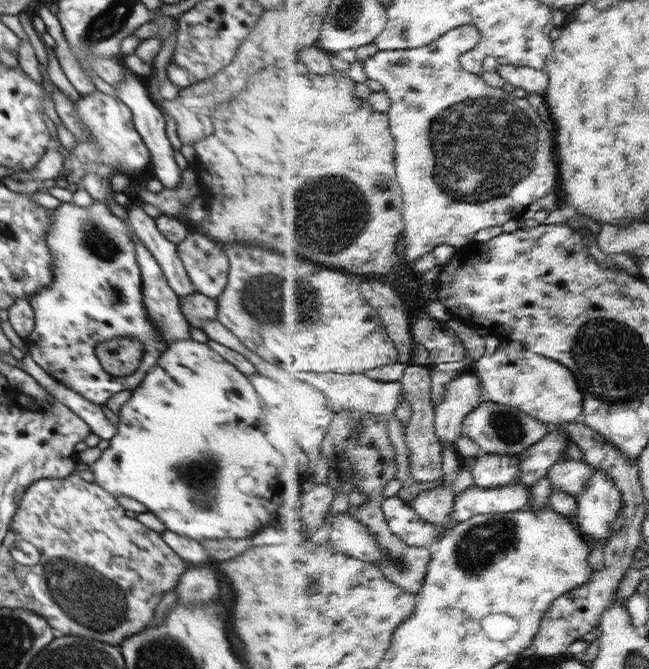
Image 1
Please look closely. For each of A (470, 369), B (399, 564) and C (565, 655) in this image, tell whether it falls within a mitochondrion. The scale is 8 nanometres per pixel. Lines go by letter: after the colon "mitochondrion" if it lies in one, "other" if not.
A: other
B: mitochondrion
C: other

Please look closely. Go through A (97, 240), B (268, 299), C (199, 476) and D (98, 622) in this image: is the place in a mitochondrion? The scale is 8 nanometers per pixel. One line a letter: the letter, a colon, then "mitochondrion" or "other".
A: mitochondrion
B: mitochondrion
C: mitochondrion
D: mitochondrion

